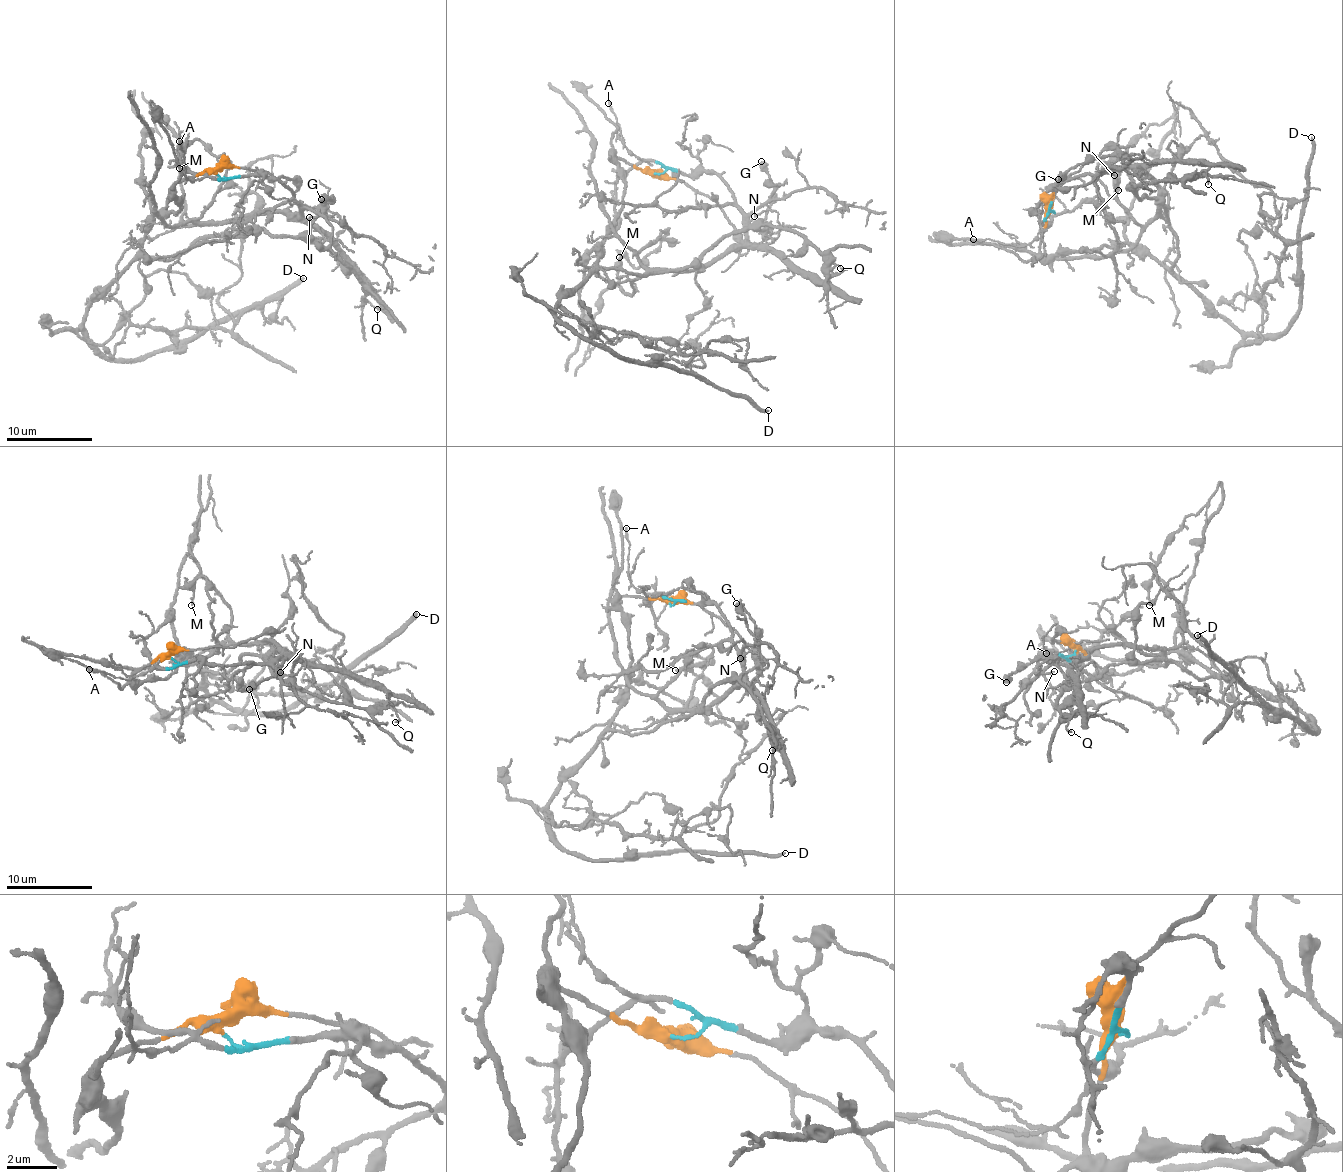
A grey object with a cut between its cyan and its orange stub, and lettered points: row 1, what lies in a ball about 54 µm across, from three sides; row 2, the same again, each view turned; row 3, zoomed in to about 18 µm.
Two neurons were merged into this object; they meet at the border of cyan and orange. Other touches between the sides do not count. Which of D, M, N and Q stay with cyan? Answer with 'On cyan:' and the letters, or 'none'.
On cyan: M, N, Q

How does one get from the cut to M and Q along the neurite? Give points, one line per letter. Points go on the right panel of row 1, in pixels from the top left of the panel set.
M: (1050, 211), (1054, 183), (1130, 169), (1151, 179), (1156, 213), (1167, 219), (1167, 190), (1128, 164), (1119, 191)
Q: (1050, 211), (1054, 183), (1079, 175), (1130, 169), (1138, 163), (1174, 158), (1208, 167), (1207, 184)

